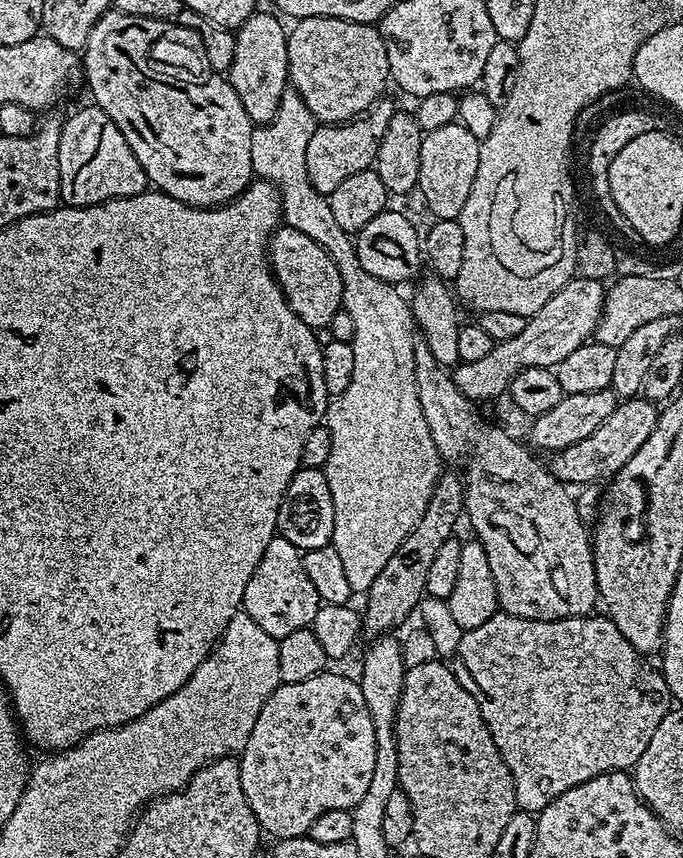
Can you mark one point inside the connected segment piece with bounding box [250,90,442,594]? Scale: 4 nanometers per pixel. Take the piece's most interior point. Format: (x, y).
(383, 466)

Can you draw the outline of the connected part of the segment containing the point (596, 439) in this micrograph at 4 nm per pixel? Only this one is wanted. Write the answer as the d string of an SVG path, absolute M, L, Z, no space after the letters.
M635 396L623 399L617 403L614 414L610 414L606 421L602 422L598 430L594 430L587 438L574 442L562 451L555 453L552 464L549 463L549 471L555 474L560 481L575 486L588 486L597 483L598 478L609 479L616 475L638 452L646 439L650 436L654 426L657 425L659 409L657 405L643 396Z

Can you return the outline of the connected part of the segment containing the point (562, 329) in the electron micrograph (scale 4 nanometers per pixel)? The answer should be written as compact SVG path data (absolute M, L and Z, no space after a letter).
M581 275L569 280L566 287L558 290L558 294L554 294L554 298L550 298L550 302L542 306L542 310L527 317L519 335L509 341L493 343L490 354L485 354L479 362L459 363L451 369L454 386L458 386L458 390L462 390L468 400L481 402L480 400L492 400L495 396L503 397L512 385L512 379L522 370L555 369L556 364L562 362L562 358L593 339L604 309L605 291L605 285L599 280L591 280Z

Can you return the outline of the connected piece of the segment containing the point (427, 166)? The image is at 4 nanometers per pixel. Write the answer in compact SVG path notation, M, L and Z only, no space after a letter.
M462 123L438 126L438 130L425 132L422 142L422 166L418 166L418 196L438 220L459 220L466 198L474 186L474 174L478 174L480 142L466 130Z

